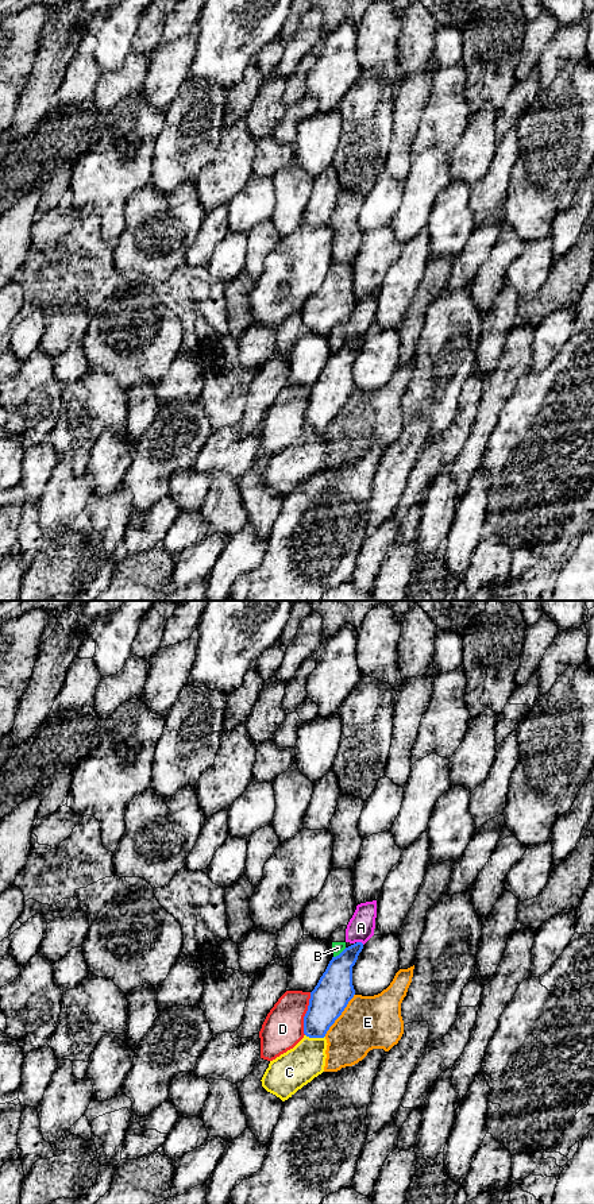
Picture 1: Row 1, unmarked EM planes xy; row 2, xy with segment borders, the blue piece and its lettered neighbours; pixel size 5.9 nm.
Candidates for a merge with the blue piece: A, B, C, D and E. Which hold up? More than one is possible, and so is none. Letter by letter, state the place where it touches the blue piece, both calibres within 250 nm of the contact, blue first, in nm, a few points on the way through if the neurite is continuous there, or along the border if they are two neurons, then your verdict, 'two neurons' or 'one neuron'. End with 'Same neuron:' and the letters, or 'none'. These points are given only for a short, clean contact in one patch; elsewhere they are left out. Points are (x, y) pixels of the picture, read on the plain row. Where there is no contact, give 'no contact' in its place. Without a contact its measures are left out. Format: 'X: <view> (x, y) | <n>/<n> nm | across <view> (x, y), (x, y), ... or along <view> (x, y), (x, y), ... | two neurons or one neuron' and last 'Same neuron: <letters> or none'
A: xy (361, 338) | 180/160 nm | two neurons
B: xy (340, 348) | 220/70 nm | two neurons
C: xy (315, 432) | 220/220 nm | two neurons
D: xy (305, 409) | 220/240 nm | two neurons
E: xy (340, 409) | 220/320 nm | two neurons
Same neuron: none

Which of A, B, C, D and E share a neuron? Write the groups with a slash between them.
A B / C / D / E

